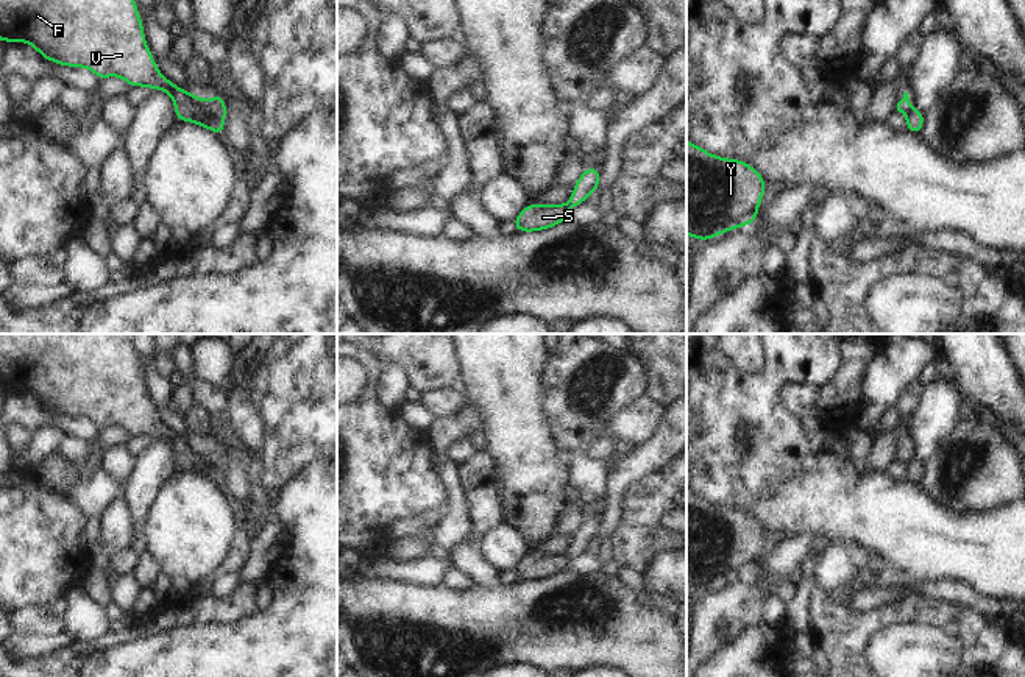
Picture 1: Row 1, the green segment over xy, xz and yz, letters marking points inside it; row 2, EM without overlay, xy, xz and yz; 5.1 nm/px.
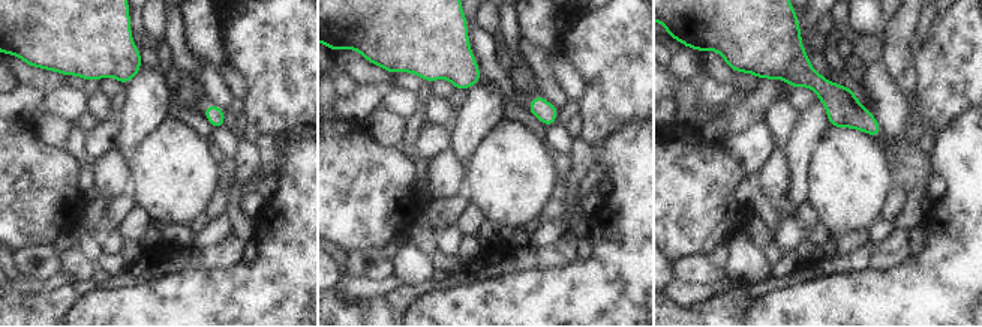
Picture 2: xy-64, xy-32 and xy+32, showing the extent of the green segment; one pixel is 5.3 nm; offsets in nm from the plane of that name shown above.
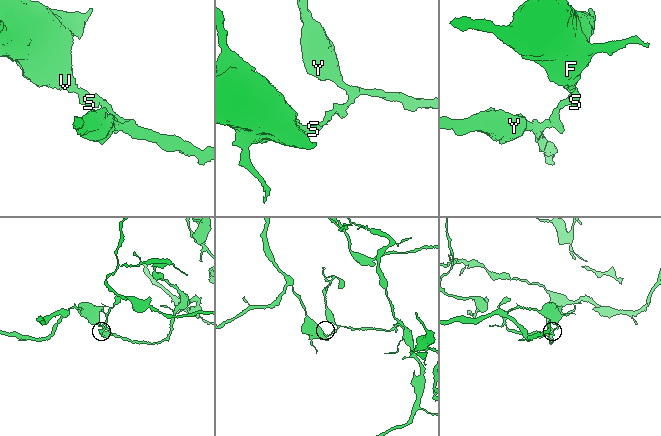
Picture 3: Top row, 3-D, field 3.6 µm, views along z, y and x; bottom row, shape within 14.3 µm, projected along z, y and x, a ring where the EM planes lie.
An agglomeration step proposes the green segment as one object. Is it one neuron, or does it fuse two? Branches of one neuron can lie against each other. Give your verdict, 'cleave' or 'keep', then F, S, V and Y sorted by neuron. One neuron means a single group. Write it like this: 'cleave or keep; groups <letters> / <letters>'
cleave; groups F S V / Y

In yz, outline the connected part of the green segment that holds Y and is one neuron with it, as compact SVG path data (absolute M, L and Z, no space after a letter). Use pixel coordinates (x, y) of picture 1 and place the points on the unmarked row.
M686 490L686 585L704 591L757 569L764 526Z

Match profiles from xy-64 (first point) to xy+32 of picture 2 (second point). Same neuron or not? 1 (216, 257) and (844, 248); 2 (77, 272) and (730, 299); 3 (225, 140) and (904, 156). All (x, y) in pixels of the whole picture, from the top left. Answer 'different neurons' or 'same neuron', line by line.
1: different neurons
2: different neurons
3: different neurons

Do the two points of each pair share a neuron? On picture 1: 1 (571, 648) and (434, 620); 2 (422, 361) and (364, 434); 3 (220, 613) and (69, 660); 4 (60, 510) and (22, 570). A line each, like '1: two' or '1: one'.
1: one
2: two
3: one
4: one

